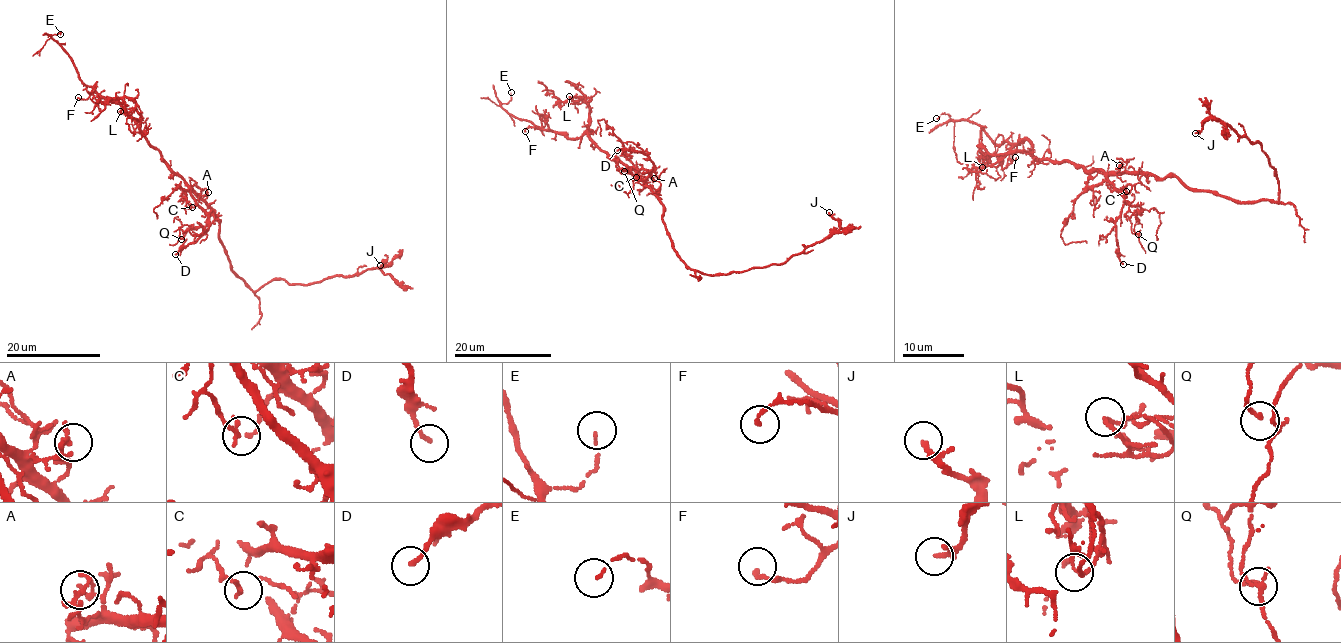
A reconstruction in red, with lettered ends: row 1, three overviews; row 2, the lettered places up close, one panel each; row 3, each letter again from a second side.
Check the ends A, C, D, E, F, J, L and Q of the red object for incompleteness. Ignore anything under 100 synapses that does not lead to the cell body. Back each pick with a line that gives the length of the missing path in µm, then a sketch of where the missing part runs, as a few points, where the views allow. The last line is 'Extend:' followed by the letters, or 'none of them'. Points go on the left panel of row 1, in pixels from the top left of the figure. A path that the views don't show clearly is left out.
Extend: none of them

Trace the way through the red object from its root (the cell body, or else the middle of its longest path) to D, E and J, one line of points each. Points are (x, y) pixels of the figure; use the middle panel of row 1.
D: (659, 200), (636, 169), (653, 169), (654, 164), (647, 154), (617, 150)
E: (659, 200), (639, 174), (608, 156), (585, 133), (572, 140), (508, 112), (501, 105), (510, 100), (511, 92)
J: (659, 200), (663, 206), (663, 221), (676, 255), (686, 266), (712, 275), (786, 262), (840, 227), (829, 212)

